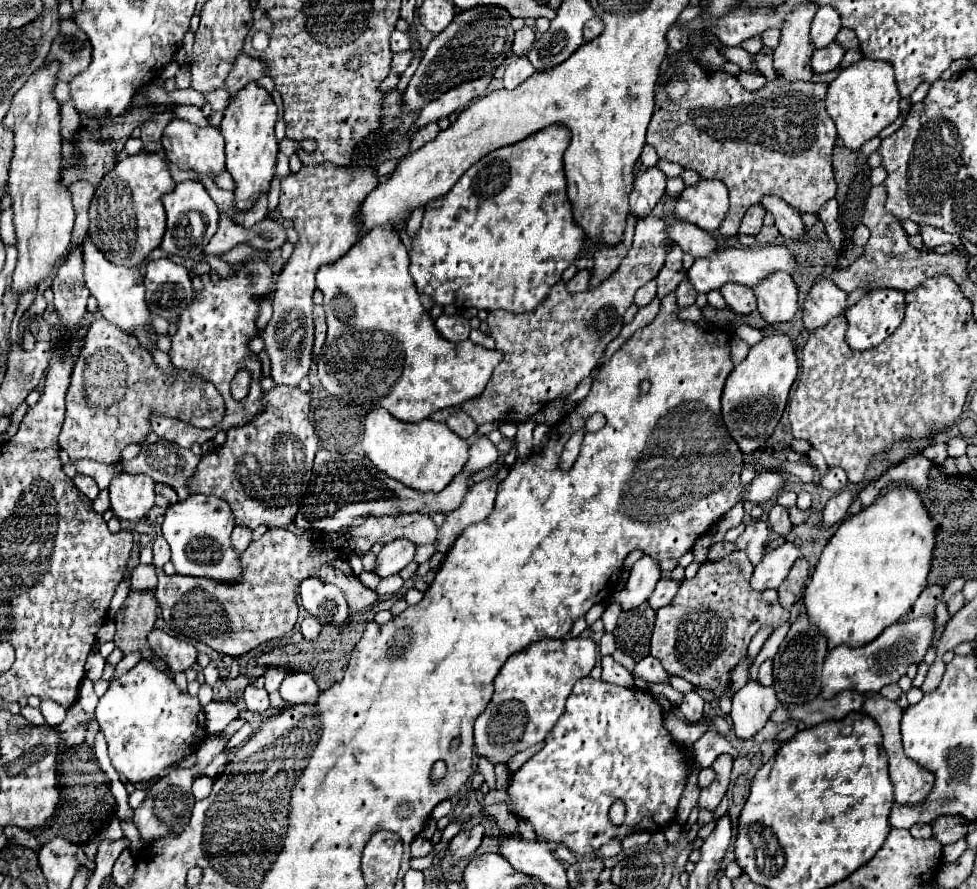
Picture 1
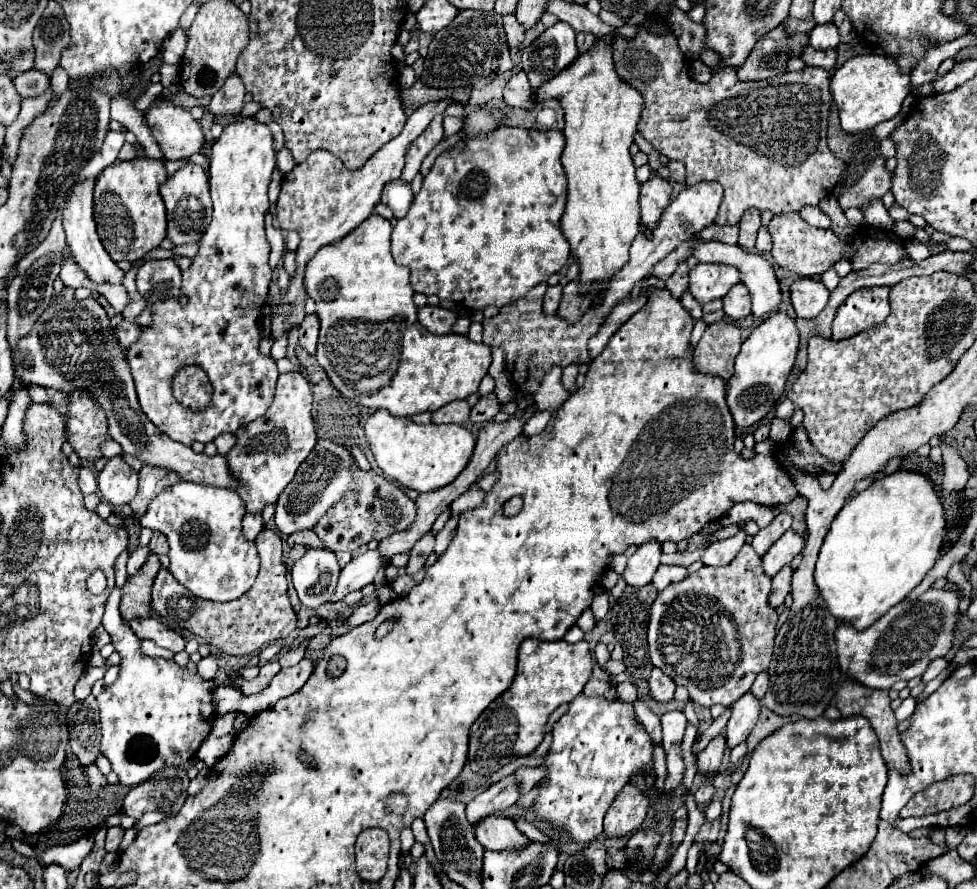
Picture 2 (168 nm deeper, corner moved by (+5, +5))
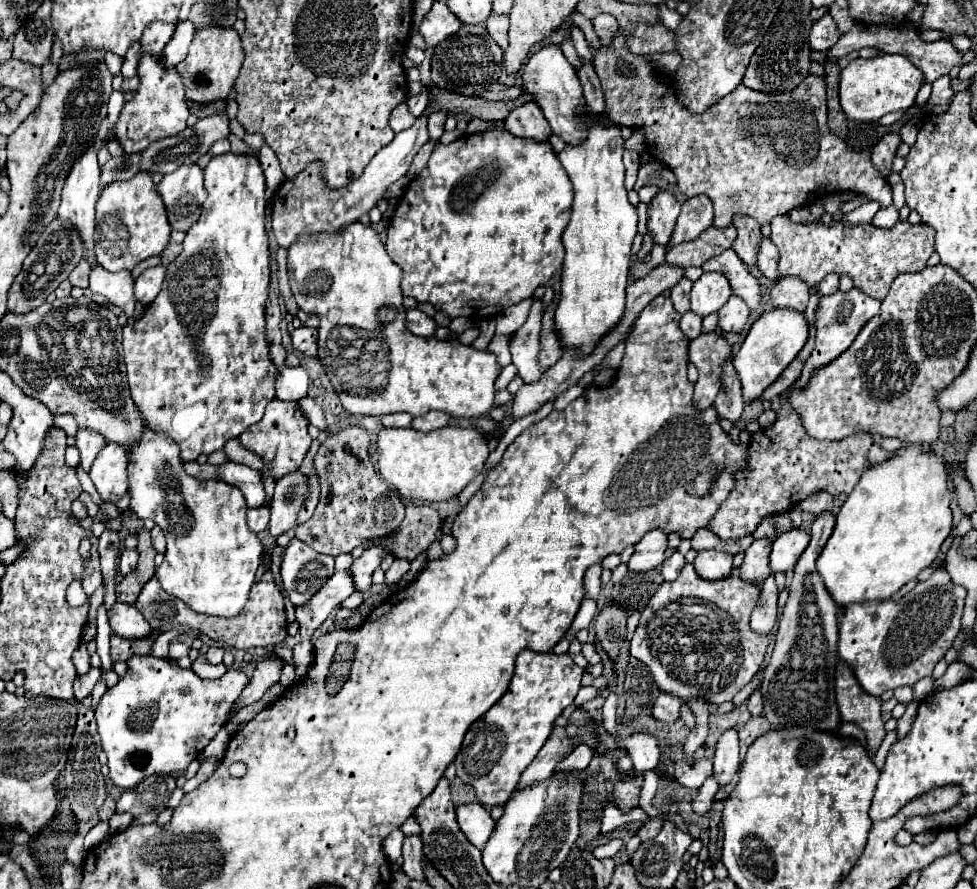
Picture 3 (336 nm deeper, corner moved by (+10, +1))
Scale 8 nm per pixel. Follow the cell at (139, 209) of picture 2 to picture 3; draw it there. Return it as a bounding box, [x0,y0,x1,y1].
[95,172,171,272]

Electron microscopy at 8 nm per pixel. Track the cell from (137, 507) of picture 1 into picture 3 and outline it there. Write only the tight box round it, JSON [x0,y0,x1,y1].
[89,444,129,502]

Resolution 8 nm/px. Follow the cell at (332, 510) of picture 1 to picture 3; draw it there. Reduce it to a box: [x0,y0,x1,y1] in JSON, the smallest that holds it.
[269,470,309,536]

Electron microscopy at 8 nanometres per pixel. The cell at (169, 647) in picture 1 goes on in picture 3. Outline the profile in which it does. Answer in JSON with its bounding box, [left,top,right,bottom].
[109,604,153,640]

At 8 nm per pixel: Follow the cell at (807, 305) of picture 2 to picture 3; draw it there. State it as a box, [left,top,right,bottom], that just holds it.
[771,276,811,312]

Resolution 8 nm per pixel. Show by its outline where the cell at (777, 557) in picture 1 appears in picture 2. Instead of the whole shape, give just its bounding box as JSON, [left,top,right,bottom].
[762,530,804,576]

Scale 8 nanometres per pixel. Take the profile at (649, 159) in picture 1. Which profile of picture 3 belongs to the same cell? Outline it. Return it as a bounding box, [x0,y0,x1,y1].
[623,150,639,190]

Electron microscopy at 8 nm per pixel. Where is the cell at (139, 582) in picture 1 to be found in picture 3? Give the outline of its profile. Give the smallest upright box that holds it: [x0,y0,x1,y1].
[119,550,139,576]

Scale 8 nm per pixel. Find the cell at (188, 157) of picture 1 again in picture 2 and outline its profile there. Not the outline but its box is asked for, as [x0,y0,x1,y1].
[144,100,204,160]

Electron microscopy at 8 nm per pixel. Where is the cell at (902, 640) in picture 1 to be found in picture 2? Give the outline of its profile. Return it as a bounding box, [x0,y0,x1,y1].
[836,588,958,690]

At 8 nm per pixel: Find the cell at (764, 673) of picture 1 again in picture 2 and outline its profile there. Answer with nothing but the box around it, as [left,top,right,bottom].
[752,672,768,700]

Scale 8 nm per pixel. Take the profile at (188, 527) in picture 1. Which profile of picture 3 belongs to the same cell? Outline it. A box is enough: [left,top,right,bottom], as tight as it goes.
[129,428,263,616]

